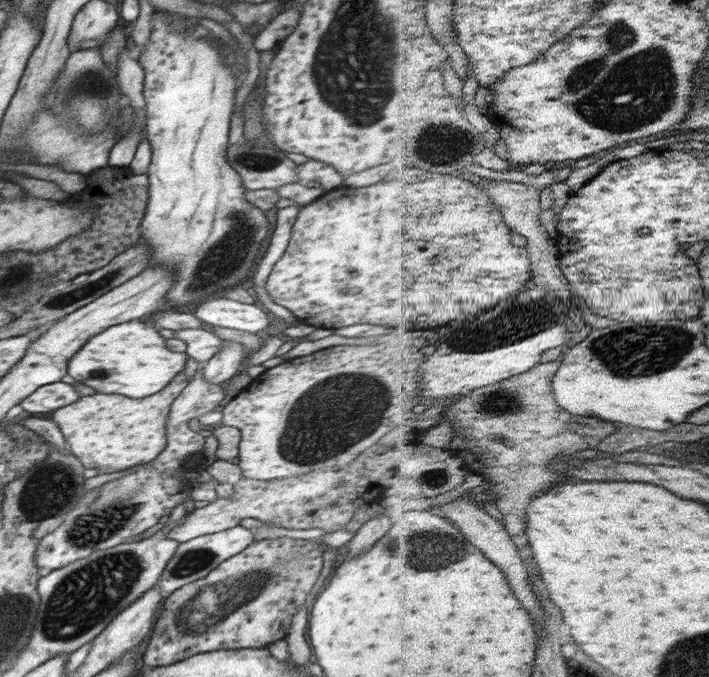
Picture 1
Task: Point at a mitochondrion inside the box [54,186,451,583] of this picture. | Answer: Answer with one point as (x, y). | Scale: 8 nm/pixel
(331, 418)

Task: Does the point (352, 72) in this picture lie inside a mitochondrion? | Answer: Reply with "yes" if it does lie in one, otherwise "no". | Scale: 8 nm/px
yes

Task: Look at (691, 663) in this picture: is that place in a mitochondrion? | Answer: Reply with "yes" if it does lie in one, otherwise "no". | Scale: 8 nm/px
yes

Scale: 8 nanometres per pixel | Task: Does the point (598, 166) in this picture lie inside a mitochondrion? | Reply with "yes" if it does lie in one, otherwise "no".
no

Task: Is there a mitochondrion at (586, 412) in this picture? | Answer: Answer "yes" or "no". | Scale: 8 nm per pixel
no

